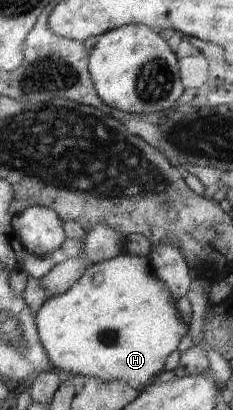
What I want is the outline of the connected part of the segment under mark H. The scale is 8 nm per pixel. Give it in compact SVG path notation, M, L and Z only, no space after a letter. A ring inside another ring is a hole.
M121 252L113 258L85 268L83 276L63 294L49 298L37 310L39 342L52 366L65 372L83 374L103 382L120 380L140 388L163 371L163 363L176 350L181 335L188 332L174 307L175 300L153 276L148 258Z

